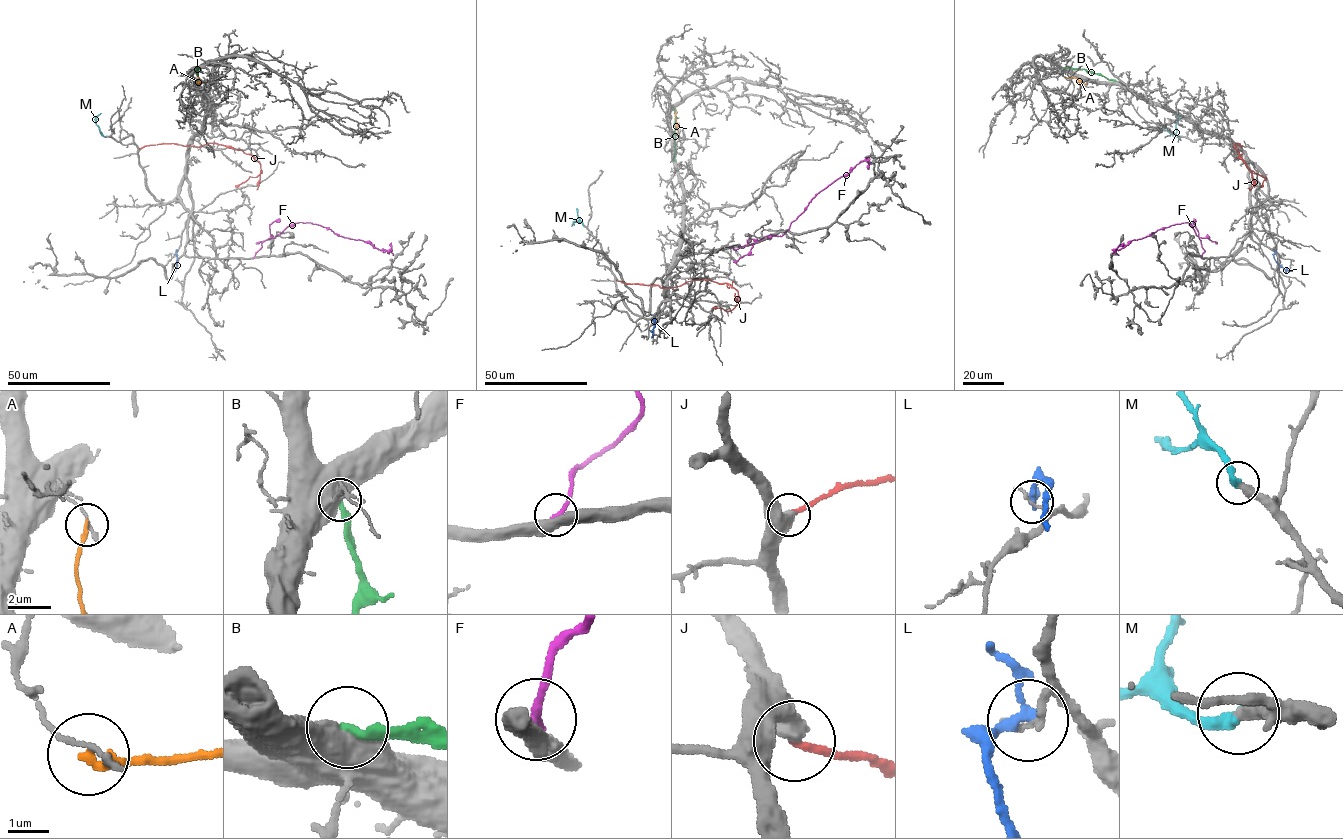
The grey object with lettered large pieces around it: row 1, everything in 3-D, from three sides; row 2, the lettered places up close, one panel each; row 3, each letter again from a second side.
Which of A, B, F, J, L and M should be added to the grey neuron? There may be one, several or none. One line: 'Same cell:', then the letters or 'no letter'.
Same cell: M

